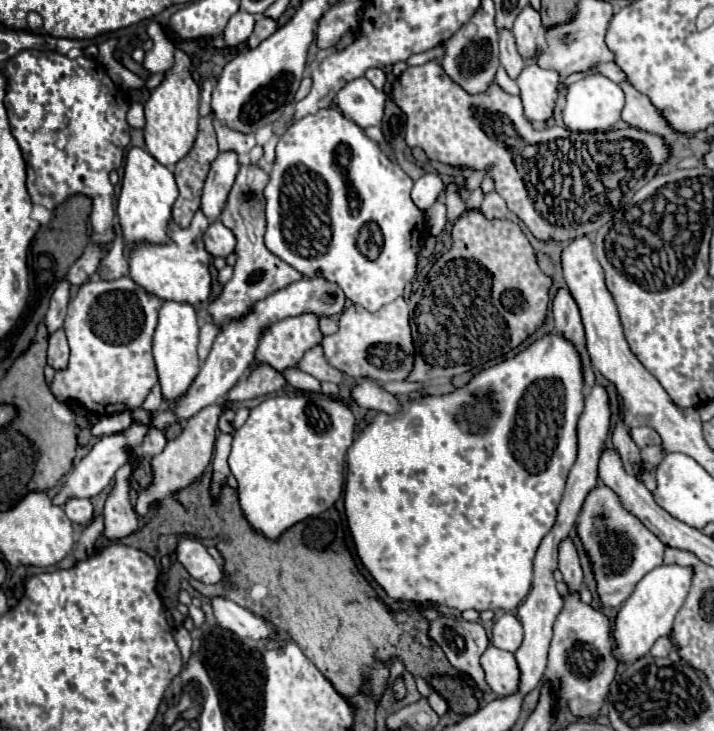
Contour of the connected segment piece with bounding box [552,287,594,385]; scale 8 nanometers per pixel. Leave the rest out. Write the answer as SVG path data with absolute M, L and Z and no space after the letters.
M566 287L558 289L558 293L552 301L552 313L554 313L556 331L562 333L568 341L572 341L580 351L580 357L584 363L586 385L594 385L594 373L590 371L590 359L588 359L588 353L584 349L584 325L582 325L580 309L578 309L572 293L568 293Z

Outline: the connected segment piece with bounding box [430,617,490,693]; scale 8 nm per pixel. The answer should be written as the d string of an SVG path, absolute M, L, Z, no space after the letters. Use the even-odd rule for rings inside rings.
M438 617L430 623L430 637L442 647L446 659L456 671L468 675L480 691L490 691L484 681L484 669L480 669L480 657L490 641L480 623Z

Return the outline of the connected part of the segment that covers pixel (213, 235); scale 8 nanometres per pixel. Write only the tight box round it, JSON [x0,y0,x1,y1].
[204,223,234,257]

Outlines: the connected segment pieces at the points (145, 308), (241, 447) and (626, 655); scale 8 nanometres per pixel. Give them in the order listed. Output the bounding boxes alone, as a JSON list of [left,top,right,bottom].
[[50,277,162,413],[230,393,354,539],[612,565,692,665]]

